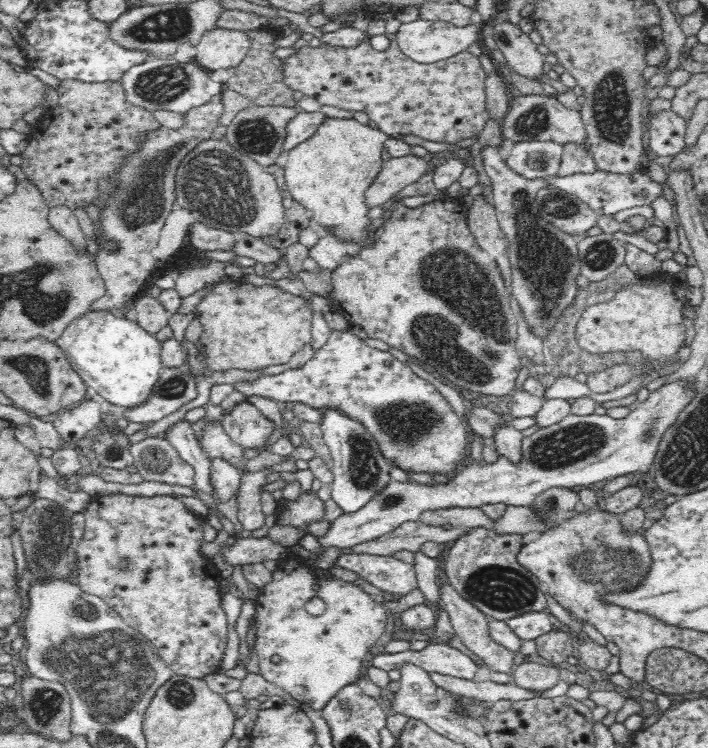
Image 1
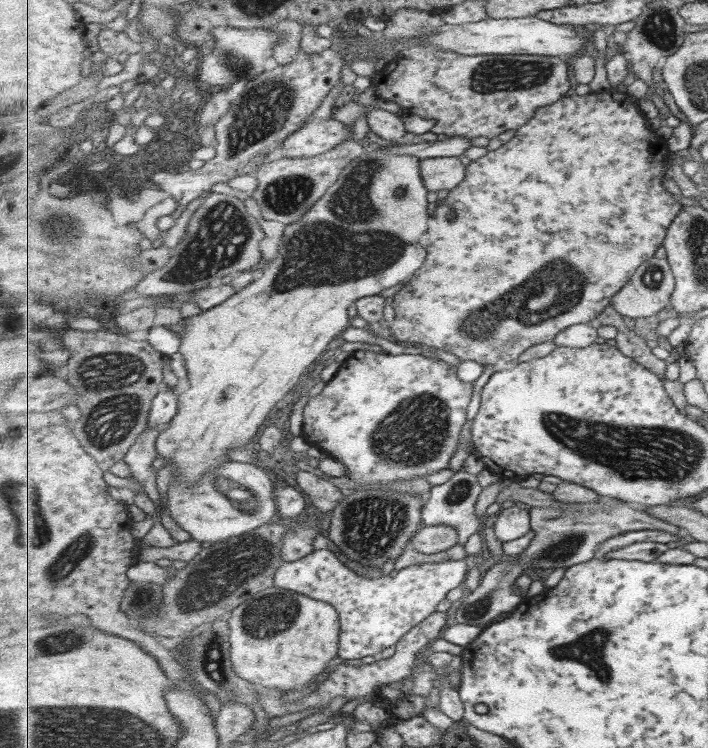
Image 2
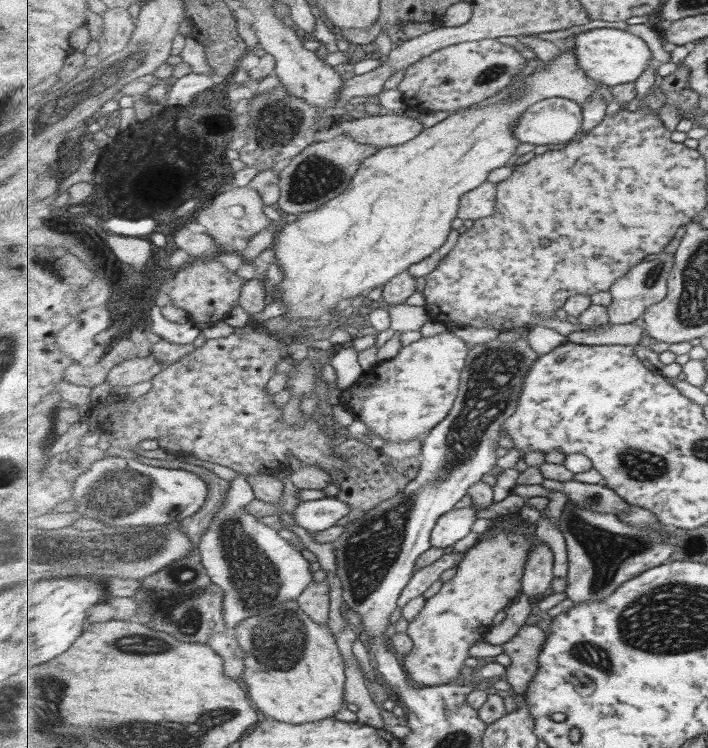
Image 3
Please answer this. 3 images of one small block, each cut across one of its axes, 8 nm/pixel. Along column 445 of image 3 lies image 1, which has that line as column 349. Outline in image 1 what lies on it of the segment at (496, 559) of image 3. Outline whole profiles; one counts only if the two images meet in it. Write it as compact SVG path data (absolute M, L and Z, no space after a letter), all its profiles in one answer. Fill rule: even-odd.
M287 553L284 558L278 560L278 566L273 571L273 579L269 585L262 587L260 589L260 594L254 601L255 605L255 622L257 633L255 634L255 643L253 644L253 649L257 655L259 662L260 674L271 682L275 684L278 688L282 688L284 692L288 692L294 700L298 700L300 703L304 704L304 707L311 706L316 710L321 711L327 704L342 690L345 686L352 683L357 683L361 677L359 674L365 673L366 666L368 665L368 659L371 655L370 649L376 644L376 640L382 636L384 632L384 626L386 626L386 609L381 604L381 601L377 601L375 597L371 597L367 594L360 586L354 584L354 582L344 581L343 579L329 578L324 579L313 575L313 572L302 565L304 559L299 558L294 554ZM318 597L322 599L325 603L325 611L318 616L311 615L305 609L308 601L312 598Z

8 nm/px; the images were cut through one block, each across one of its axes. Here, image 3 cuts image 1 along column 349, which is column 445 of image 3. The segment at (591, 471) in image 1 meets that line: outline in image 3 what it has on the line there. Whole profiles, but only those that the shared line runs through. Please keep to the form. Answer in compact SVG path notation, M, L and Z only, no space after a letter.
M467 506L467 508L453 509L451 513L444 514L437 521L436 528L433 529L433 547L447 548L447 546L453 546L459 540L463 540L473 528L477 511Z

